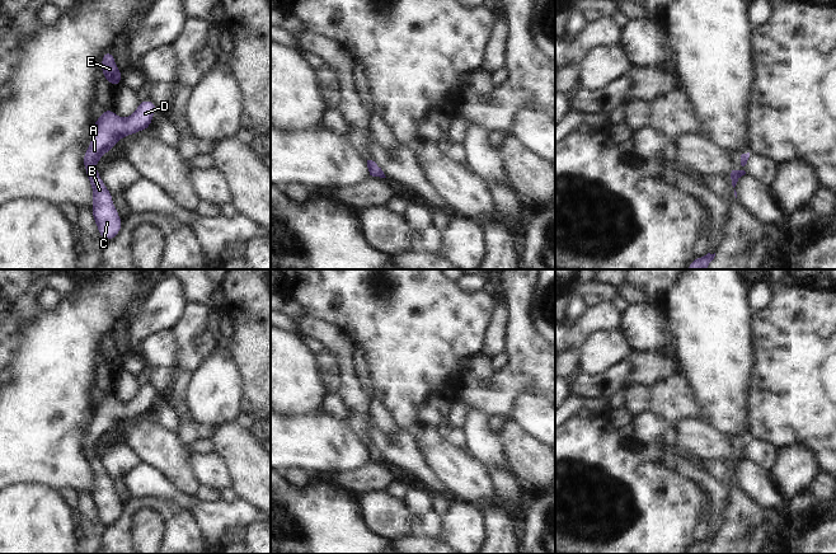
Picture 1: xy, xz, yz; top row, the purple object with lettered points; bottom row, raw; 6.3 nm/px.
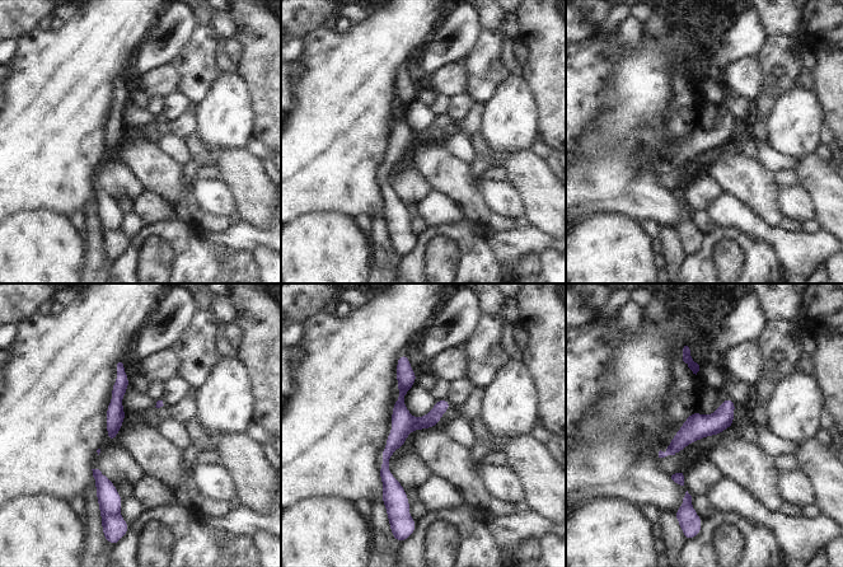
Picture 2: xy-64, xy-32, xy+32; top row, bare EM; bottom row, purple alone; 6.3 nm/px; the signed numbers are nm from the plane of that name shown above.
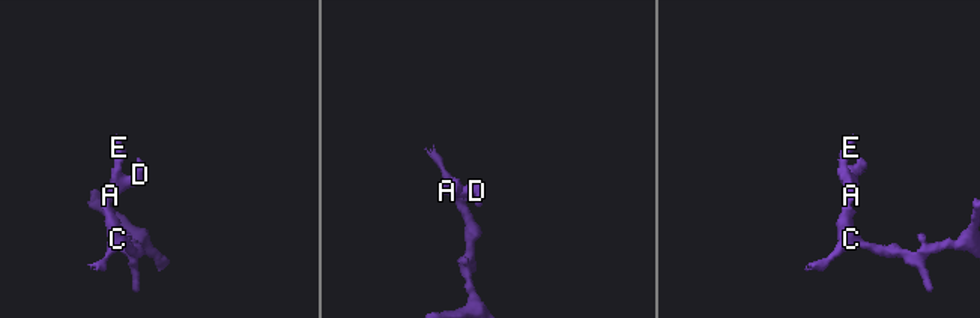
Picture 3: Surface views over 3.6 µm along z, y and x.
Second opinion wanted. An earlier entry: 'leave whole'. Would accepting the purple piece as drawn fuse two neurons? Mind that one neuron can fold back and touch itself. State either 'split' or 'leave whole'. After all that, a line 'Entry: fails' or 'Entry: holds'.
leave whole
Entry: holds

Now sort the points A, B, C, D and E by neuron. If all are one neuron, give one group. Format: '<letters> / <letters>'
A B C D E

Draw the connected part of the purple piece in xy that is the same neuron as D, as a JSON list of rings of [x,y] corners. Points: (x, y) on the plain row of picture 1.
[[[146,384],[140,386],[135,398],[127,403],[105,393],[94,407],[91,428],[86,432],[81,446],[86,451],[85,460],[93,473],[91,498],[104,526],[111,526],[119,518],[122,503],[112,487],[113,479],[107,474],[95,450],[105,437],[113,435],[122,422],[149,414],[156,394],[156,389],[151,384]]]

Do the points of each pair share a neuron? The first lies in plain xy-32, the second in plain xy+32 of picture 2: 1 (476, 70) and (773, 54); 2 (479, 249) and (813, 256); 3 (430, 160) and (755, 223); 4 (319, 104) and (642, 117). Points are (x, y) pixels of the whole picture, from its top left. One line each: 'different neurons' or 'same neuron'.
1: same neuron
2: different neurons
3: different neurons
4: same neuron

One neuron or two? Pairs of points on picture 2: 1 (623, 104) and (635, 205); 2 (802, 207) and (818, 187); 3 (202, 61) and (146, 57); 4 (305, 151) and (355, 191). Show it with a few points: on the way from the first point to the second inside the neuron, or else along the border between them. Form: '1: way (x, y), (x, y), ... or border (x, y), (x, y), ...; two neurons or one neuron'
1: way (624, 130), (624, 179); one neuron
2: border (799, 186), (810, 198), (814, 218); two neurons
3: border (190, 37), (167, 61); two neurons
4: way (318, 162), (342, 184); one neuron

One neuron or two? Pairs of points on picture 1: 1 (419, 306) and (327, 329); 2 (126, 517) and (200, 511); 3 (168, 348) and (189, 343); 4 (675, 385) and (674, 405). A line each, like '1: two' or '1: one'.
1: two
2: two
3: two
4: one

